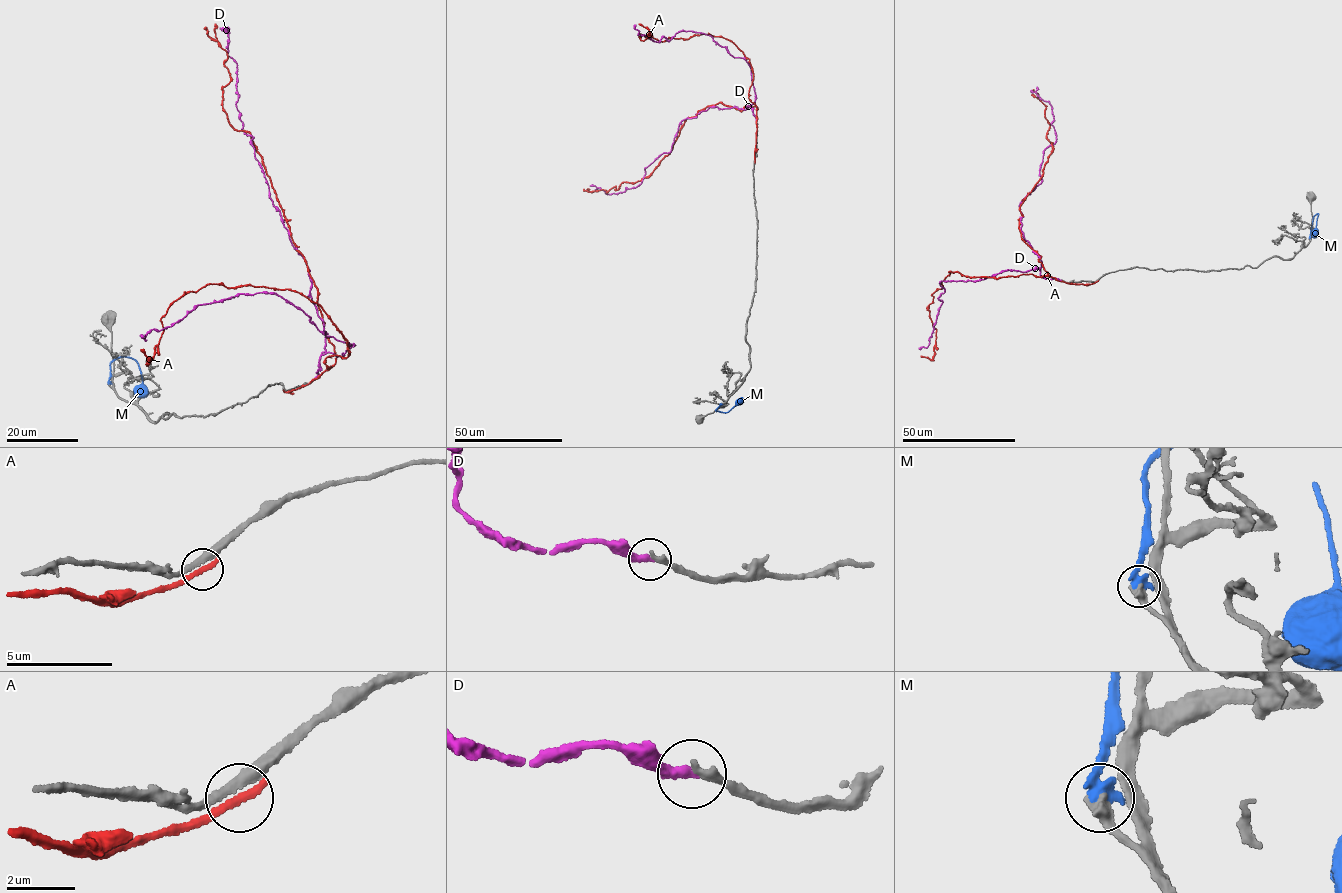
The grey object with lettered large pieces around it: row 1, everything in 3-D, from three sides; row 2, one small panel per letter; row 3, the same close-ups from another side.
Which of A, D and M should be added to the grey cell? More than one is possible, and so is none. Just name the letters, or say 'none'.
D

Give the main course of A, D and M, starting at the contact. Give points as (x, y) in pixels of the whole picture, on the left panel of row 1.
A: (283, 390), (319, 376), (335, 364), (336, 352), (262, 156), (222, 107), (227, 57), (205, 27)
D: (314, 379), (326, 351), (308, 267), (242, 127), (237, 66), (219, 27)
M: (108, 383), (110, 364), (122, 357), (133, 358), (138, 363), (143, 386), (143, 394), (139, 397)

